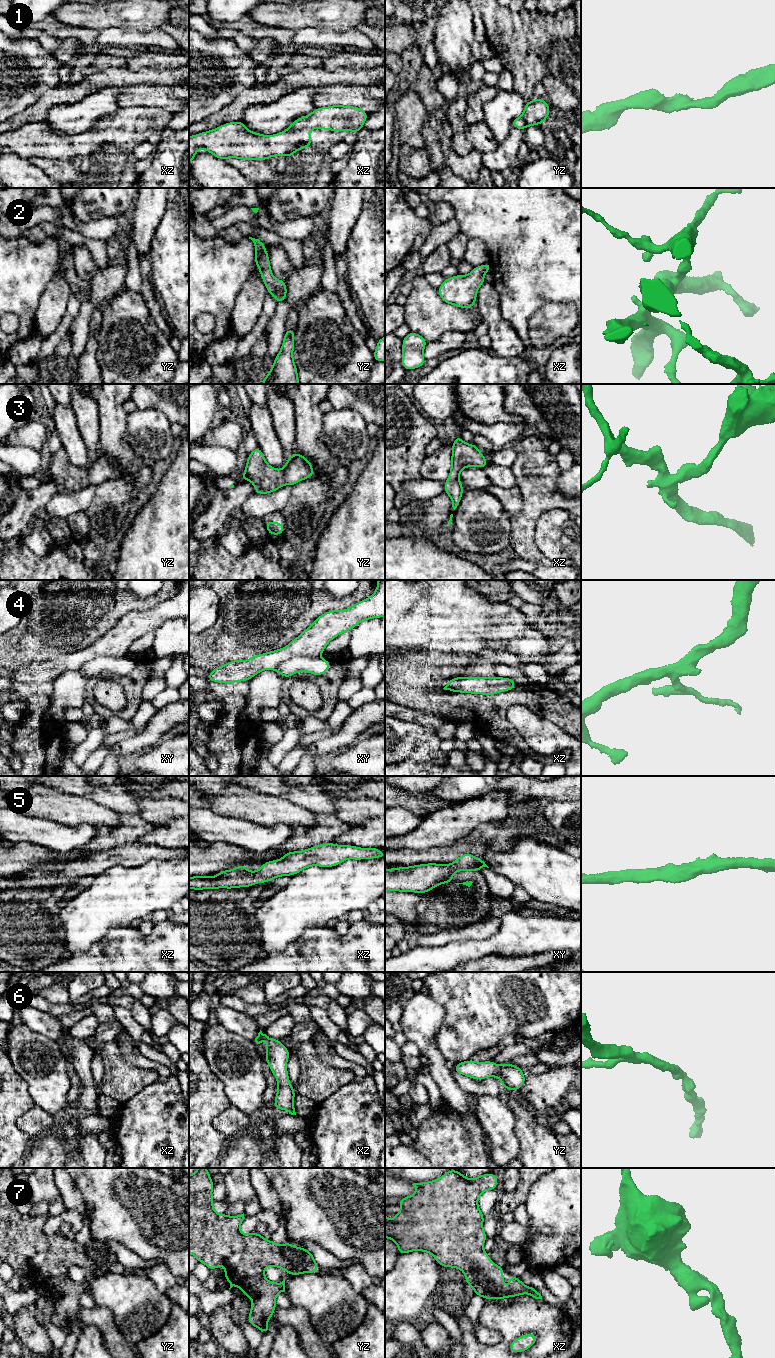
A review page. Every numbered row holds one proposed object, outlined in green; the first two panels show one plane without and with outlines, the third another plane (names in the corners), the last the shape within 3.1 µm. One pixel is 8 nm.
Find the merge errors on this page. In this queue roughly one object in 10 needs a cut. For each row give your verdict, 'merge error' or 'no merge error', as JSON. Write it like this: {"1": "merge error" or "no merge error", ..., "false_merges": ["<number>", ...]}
{"1": "no merge error", "2": "no merge error", "3": "no merge error", "4": "no merge error", "5": "no merge error", "6": "no merge error", "7": "no merge error", "false_merges": []}

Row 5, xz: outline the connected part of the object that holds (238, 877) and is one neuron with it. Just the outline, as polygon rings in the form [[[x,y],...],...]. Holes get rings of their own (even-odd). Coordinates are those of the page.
[[[320,844],[302,851],[286,852],[284,857],[262,864],[258,871],[248,871],[246,864],[221,871],[211,879],[207,876],[189,877],[189,888],[193,890],[219,888],[248,888],[257,883],[269,882],[277,877],[292,876],[311,867],[334,867],[347,859],[384,858],[379,848],[361,848],[352,845]]]

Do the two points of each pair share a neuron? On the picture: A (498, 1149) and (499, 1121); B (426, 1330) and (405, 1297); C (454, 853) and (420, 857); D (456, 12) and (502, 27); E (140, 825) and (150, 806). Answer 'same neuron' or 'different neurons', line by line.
A: same neuron
B: different neurons
C: same neuron
D: different neurons
E: different neurons

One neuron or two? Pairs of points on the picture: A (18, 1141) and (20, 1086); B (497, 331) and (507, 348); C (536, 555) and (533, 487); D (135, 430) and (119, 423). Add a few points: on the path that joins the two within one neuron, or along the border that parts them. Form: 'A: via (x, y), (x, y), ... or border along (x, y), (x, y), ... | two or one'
A: via (10, 1127), (10, 1100) | one
B: via (501, 335), (506, 344) | one
C: via (528, 538), (528, 517), (533, 504) | one
D: border along (127, 413), (127, 441), (133, 450) | two

